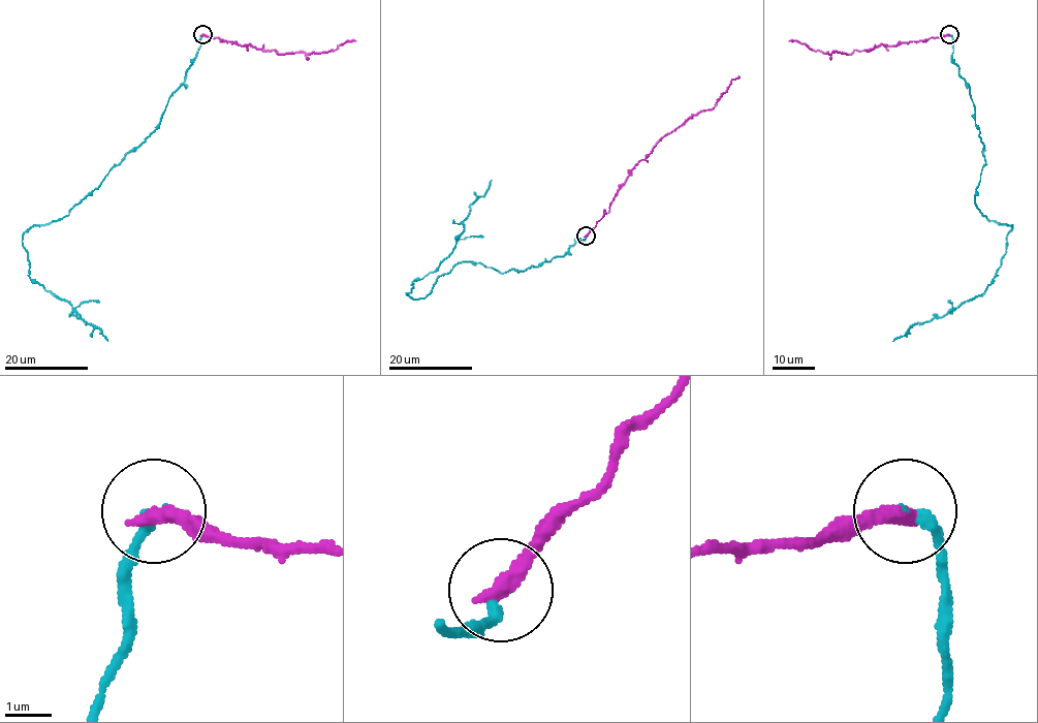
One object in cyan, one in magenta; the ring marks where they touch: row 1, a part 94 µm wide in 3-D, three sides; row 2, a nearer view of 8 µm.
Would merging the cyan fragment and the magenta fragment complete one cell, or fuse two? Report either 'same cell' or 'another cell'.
another cell

